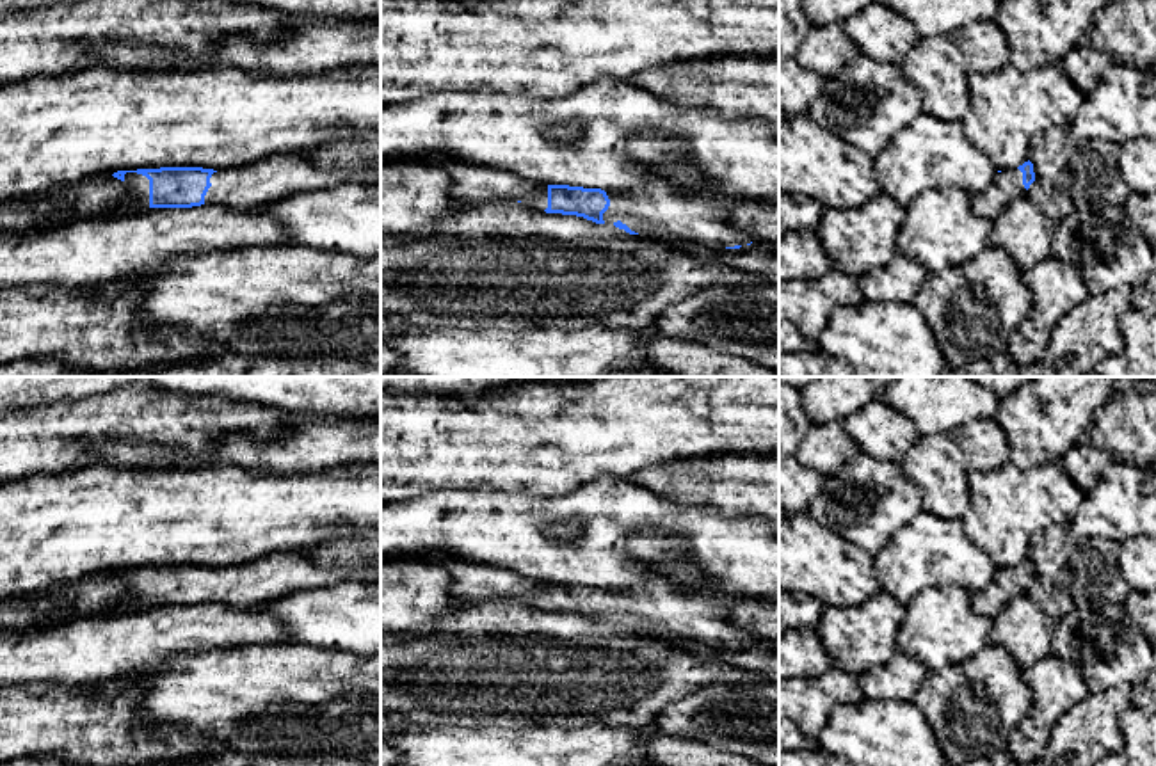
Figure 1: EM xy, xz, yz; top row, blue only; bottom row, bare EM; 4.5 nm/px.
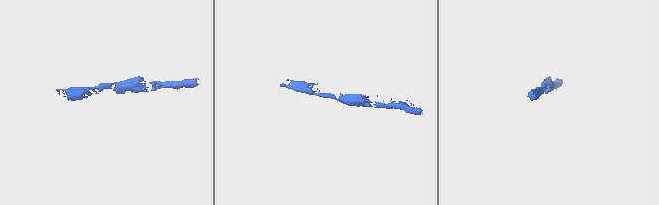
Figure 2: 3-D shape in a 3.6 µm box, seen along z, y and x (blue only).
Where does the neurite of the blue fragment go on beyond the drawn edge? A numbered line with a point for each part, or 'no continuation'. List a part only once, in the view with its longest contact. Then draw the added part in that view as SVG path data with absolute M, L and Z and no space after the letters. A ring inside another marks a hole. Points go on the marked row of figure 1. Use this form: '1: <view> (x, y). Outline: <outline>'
1: xy (137, 199). Outline: M126 172L124 185L128 194L108 217L137 215L149 210L149 180L137 172Z

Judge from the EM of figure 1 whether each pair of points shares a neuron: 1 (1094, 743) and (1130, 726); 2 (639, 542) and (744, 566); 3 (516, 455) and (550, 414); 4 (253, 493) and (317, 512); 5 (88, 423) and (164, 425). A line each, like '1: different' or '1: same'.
1: different
2: different
3: same
4: same
5: same

